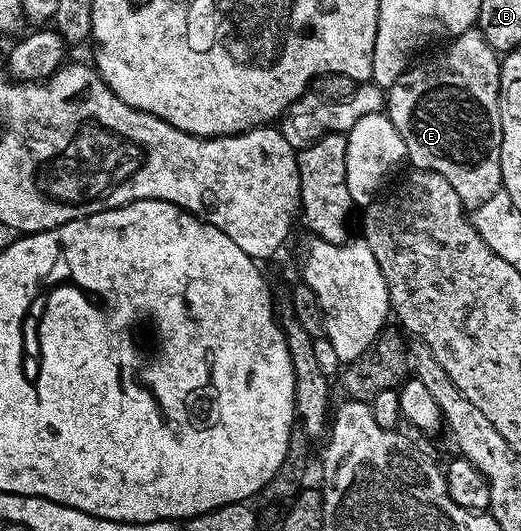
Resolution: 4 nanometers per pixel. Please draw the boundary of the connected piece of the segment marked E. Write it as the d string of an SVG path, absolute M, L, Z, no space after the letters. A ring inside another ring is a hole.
M477 28L461 32L461 36L450 39L443 48L444 50L436 58L431 58L428 62L416 61L408 66L407 71L390 86L386 91L385 113L391 119L393 128L397 128L401 140L405 140L407 162L410 165L413 164L412 167L415 170L432 170L445 176L445 180L449 180L449 184L453 184L453 192L457 192L457 196L461 196L464 207L478 208L486 204L489 196L497 193L503 185L501 180L501 112L499 111L499 63L501 58L489 44L489 40L485 40L485 36Z

